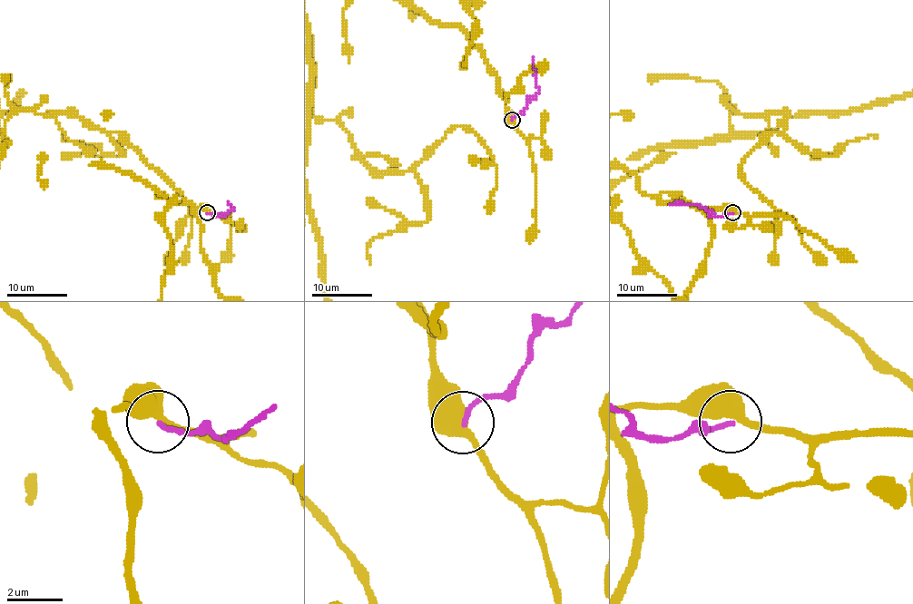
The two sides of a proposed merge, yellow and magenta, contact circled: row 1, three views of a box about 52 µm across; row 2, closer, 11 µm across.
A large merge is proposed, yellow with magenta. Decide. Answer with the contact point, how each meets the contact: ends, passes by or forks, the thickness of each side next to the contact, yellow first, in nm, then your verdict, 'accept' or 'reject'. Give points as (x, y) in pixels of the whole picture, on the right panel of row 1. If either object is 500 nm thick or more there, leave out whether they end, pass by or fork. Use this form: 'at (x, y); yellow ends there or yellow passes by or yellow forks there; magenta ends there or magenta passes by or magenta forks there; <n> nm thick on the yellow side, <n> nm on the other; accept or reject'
at (732, 212); 500 nm thick on the yellow side, 150 nm on the other; reject

